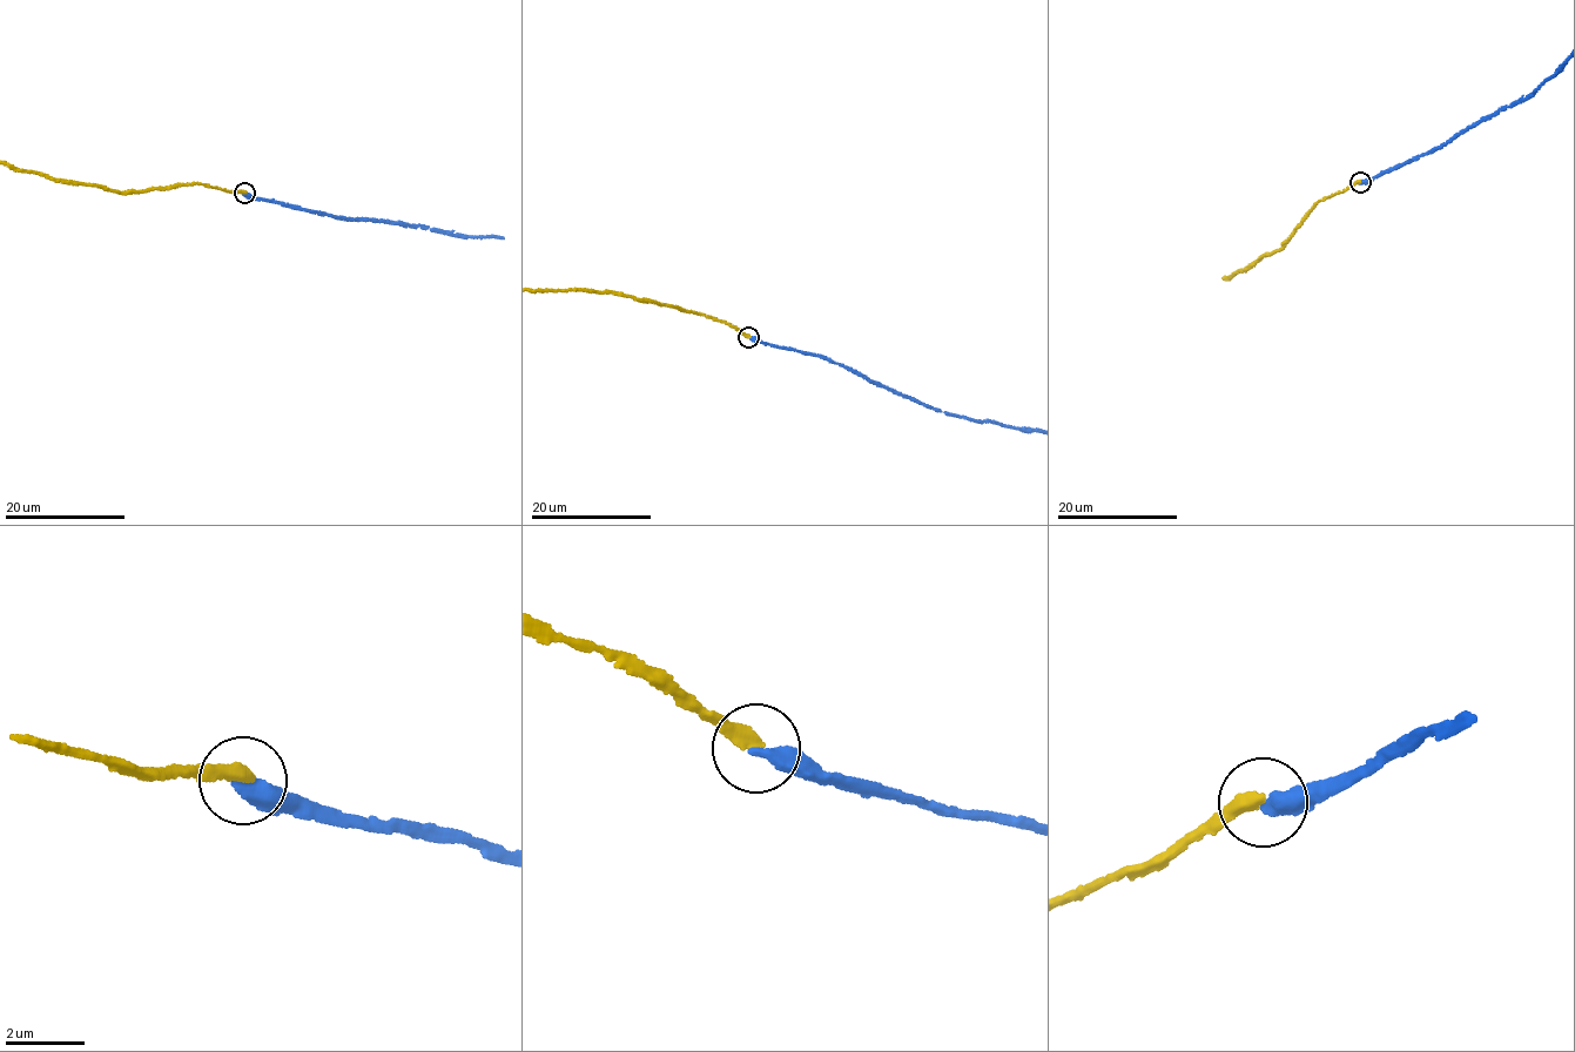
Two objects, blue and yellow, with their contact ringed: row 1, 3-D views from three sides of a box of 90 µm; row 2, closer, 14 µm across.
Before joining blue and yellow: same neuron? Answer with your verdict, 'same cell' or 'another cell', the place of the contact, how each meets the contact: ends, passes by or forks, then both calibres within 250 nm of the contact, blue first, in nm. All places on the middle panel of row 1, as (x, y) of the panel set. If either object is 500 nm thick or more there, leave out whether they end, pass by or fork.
same cell | (748, 337) | blue ends | yellow ends | 420/400 nm

